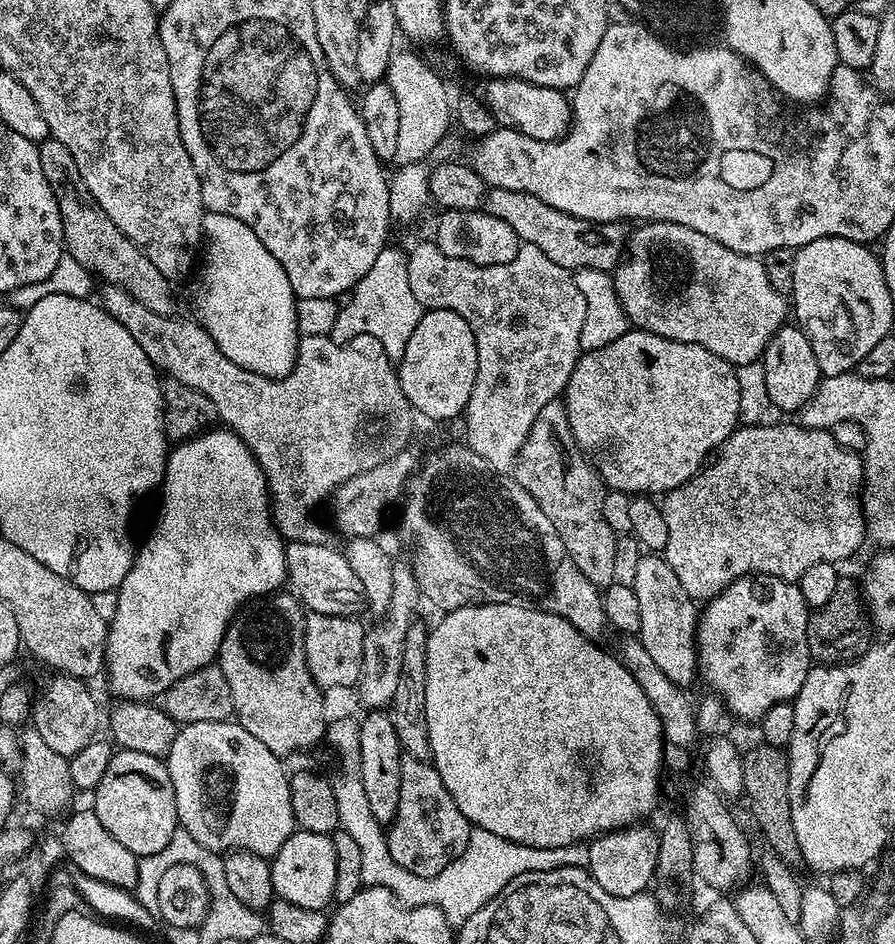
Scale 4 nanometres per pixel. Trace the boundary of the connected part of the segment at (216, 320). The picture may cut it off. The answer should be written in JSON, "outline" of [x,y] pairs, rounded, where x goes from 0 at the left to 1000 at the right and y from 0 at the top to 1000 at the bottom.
{"outline":[[[229,224],[228,248],[226,251],[226,279],[222,281],[223,293],[219,297],[219,332],[218,338],[239,358],[244,371],[261,383],[261,388],[270,388],[270,392],[279,392],[284,396],[312,400],[318,398],[331,382],[331,320],[333,315],[326,310],[324,294],[320,294],[320,286],[288,256],[288,248],[275,239],[275,235],[266,235],[266,231],[257,231],[257,227],[244,227]]]}

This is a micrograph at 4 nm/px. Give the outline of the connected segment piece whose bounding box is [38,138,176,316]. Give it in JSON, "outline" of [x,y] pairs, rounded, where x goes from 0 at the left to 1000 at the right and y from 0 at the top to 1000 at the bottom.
{"outline":[[[57,146],[44,149],[42,156],[47,184],[51,184],[51,193],[56,193],[56,201],[60,201],[60,210],[65,214],[74,267],[99,288],[108,293],[112,291],[113,298],[140,305],[155,322],[163,324],[163,328],[192,335],[197,326],[197,318],[192,315],[193,298],[187,297],[181,286],[177,286],[177,282],[163,273],[161,266],[145,256],[145,252],[141,252],[141,248],[136,248],[136,244],[132,244],[132,239],[127,239],[127,235],[123,235],[121,228],[107,217],[106,210],[96,201],[96,193],[92,193],[92,184],[87,184],[87,176],[78,159]]]}

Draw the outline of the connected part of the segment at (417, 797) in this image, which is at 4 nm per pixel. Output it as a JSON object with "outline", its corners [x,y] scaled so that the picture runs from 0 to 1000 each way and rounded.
{"outline":[[[451,801],[447,810],[449,833],[445,840],[445,862],[431,881],[436,909],[449,917],[449,922],[458,922],[458,926],[480,930],[498,922],[498,917],[521,900],[528,874],[523,872],[521,862],[512,858],[512,850],[503,845],[503,837],[498,837],[498,828],[494,828],[494,820],[489,820],[486,809]]]}

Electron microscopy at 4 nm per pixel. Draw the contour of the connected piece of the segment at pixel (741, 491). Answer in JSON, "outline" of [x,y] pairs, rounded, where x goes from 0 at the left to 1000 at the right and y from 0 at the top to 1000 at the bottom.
{"outline":[[[850,447],[823,452],[822,457],[809,465],[809,469],[804,471],[794,490],[783,496],[762,515],[749,519],[741,526],[740,537],[744,549],[744,561],[749,561],[749,570],[744,570],[744,578],[740,588],[742,594],[749,600],[749,604],[753,604],[753,608],[758,608],[758,617],[762,617],[762,625],[766,625],[766,629],[774,637],[790,637],[792,633],[801,631],[808,623],[812,623],[821,614],[837,608],[868,610],[872,614],[892,617],[896,612],[896,608],[901,608],[904,600],[909,600],[914,595],[927,595],[928,597],[940,595],[939,593],[945,592],[946,589],[954,588],[960,583],[961,575],[966,575],[965,543],[962,531],[959,529],[959,518],[962,516],[965,502],[962,480],[951,479],[936,472],[936,468],[932,468],[928,457],[923,453],[899,453],[893,447],[886,447],[886,449],[858,448]]]}

